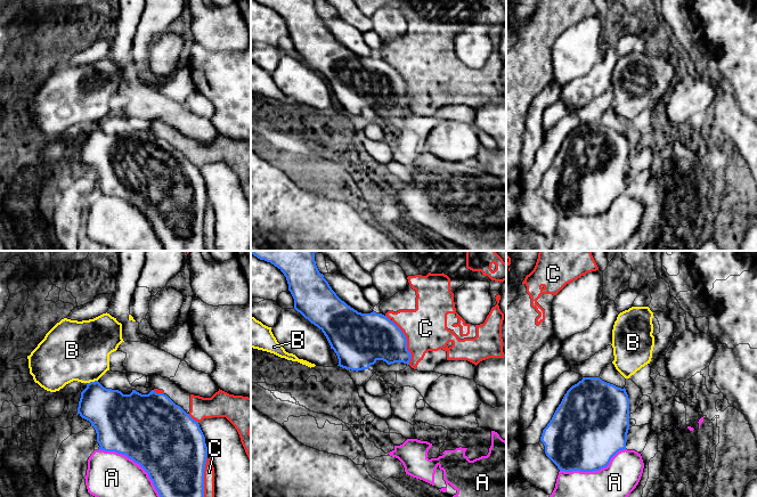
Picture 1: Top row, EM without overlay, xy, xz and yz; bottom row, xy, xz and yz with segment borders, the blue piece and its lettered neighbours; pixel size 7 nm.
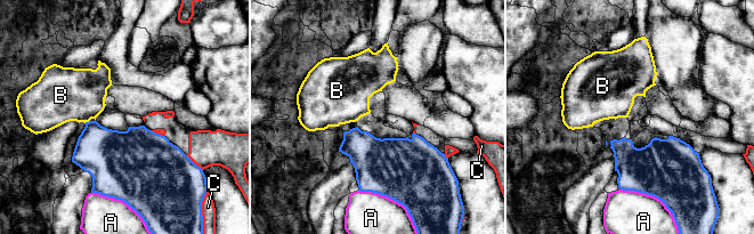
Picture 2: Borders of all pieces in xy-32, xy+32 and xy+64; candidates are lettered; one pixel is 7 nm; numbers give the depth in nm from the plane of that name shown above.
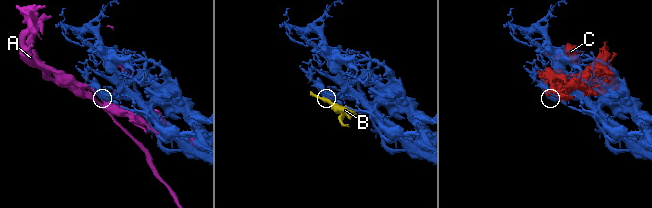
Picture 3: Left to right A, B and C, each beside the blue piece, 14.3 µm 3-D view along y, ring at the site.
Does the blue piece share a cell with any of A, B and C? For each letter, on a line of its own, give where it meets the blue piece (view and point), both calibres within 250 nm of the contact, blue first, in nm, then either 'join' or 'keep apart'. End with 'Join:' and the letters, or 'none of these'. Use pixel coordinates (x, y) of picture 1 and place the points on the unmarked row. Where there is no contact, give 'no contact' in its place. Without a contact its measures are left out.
A: meets blue in xy at (139, 209); 500 nm thick on the blue side, 360 nm on the other; keep apart
B: meets blue in xy at (92, 127); 320 nm thick on the blue side, 420 nm on the other; keep apart
C: meets blue in xz at (406, 84); 340 nm thick on the blue side, 300 nm on the other; keep apart
Join: none of these

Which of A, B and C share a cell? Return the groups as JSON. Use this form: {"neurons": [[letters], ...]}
{"neurons": [["A", "B"], ["C"]]}

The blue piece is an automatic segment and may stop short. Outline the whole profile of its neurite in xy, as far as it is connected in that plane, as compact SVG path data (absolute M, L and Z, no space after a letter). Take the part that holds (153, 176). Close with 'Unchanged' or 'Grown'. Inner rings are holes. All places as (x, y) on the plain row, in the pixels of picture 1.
M95 125L88 128L87 132L81 137L78 158L82 163L89 165L91 171L95 172L97 178L97 187L100 190L98 195L115 196L117 198L125 199L128 203L139 209L140 212L148 218L148 221L153 226L153 229L162 243L164 251L206 251L204 243L204 214L207 204L205 181L198 166L193 164L189 158L187 158L180 150L176 149L166 139L156 138L154 135L152 135L148 139L141 139L136 135L132 135L130 139L123 139L119 135L106 133L98 125Z. Unchanged

